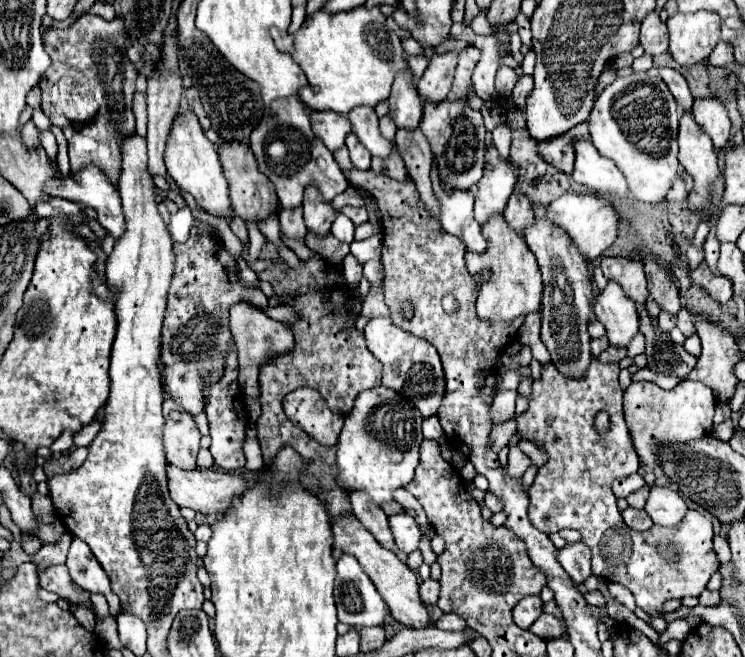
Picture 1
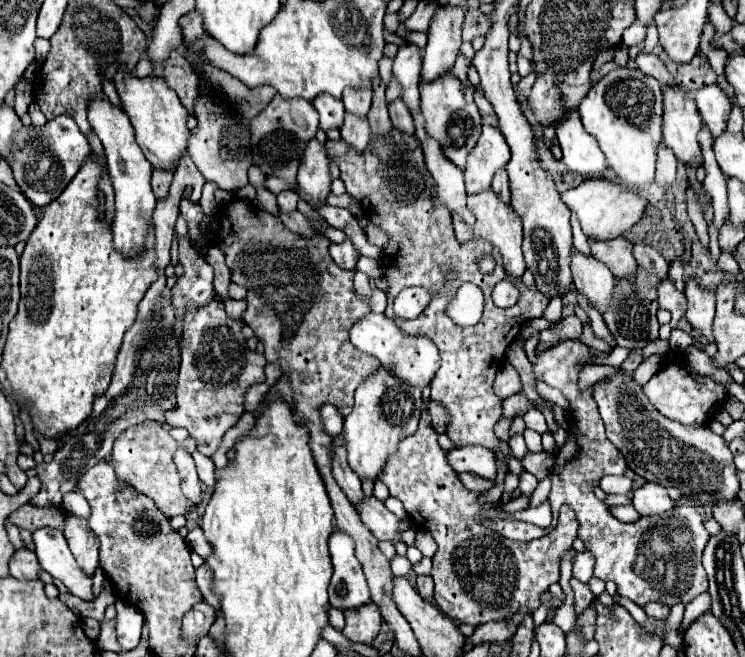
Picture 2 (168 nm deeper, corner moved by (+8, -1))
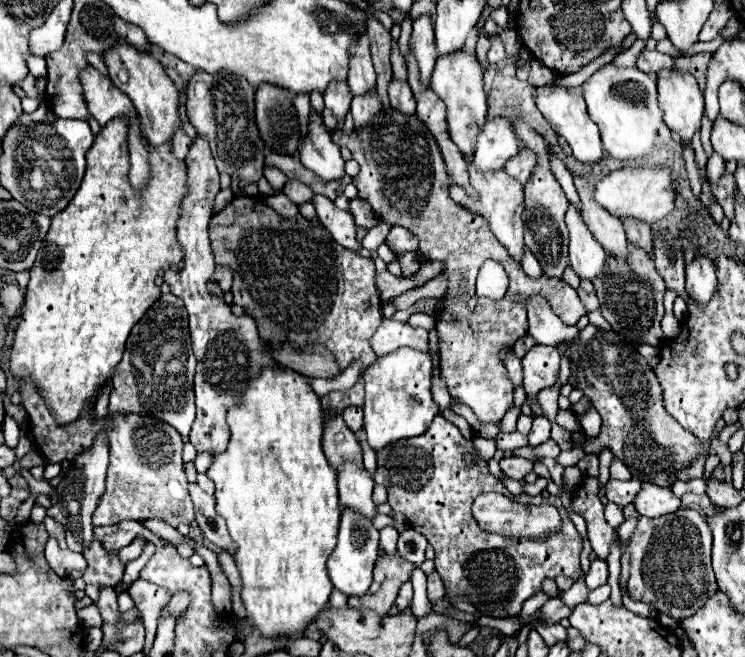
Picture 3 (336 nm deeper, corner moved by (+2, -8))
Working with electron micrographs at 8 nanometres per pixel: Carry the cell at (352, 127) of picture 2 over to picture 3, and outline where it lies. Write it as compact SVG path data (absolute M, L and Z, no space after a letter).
M364 96L364 98L352 98L352 108L350 108L350 114L354 118L354 126L356 128L362 128L366 126L374 114L378 114L378 108L382 108L378 96Z

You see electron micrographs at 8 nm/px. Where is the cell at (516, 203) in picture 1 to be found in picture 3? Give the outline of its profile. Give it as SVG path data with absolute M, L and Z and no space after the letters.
M520 150L518 156L514 156L514 160L506 162L504 170L506 170L508 176L512 176L514 180L518 180L524 186L530 178L530 172L532 172L534 164L536 164L536 156L528 150Z

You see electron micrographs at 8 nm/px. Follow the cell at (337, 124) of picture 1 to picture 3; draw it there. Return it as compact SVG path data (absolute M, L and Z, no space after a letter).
M334 84L334 88L330 88L330 92L324 92L324 102L326 108L332 112L332 116L342 122L350 110L350 90L346 88L346 84Z

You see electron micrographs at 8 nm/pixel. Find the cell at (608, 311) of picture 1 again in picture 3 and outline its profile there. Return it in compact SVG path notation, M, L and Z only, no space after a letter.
M572 204L566 212L566 226L570 232L570 266L580 278L594 282L604 272L606 252L602 252L600 244L590 236L580 212Z

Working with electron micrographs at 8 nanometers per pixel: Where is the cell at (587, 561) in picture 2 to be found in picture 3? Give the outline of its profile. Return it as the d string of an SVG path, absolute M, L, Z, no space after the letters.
M594 560L590 564L590 572L585 575L584 580L590 590L606 584L606 580L608 580L608 566L606 566L606 562L604 560Z

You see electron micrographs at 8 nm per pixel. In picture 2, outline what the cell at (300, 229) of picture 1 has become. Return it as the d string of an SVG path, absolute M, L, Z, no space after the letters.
M282 191L278 195L278 207L280 207L280 211L286 211L286 213L294 211L296 203L298 203L298 193L294 193L294 191Z

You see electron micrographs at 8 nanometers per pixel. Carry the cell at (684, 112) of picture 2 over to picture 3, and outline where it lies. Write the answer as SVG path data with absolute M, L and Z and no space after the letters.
M676 70L662 72L662 76L658 76L658 100L664 110L666 126L676 132L680 140L690 142L700 130L704 116L704 98L696 78Z

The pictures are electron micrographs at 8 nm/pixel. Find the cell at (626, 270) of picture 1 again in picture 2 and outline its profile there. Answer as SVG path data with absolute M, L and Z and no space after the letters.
M616 237L612 241L592 241L592 239L588 239L588 243L590 243L592 255L596 259L600 259L602 263L606 263L616 279L626 279L626 277L632 277L636 273L638 265L636 265L636 259L632 255L632 243L628 239L624 239L624 237Z

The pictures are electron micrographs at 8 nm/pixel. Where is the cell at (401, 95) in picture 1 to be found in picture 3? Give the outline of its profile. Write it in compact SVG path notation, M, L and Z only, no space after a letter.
M428 14L414 20L410 44L412 44L412 52L414 52L418 68L420 68L420 82L424 86L428 86L436 56L438 56L438 52L434 48L434 26L432 26L432 18Z

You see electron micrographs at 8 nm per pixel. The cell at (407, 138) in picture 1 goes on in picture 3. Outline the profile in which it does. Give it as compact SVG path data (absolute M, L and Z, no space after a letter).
M392 80L390 82L390 88L388 88L388 96L390 96L390 106L406 116L414 116L414 110L416 110L416 102L414 102L414 96L410 92L410 86L408 82L398 82L398 80Z

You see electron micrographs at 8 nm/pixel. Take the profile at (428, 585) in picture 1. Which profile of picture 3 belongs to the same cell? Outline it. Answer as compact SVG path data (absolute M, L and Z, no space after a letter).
M432 572L428 576L428 598L432 604L444 598L444 586L442 586L442 578L438 576L438 572Z

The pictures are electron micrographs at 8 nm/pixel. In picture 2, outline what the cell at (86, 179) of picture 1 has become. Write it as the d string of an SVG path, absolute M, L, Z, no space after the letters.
M58 115L56 119L46 121L46 125L42 127L22 127L20 133L12 137L12 141L16 141L16 153L12 153L12 161L8 161L8 165L12 167L16 185L36 207L46 207L52 199L56 199L66 189L66 183L70 181L70 177L76 175L76 171L82 167L90 153L88 139L82 135L76 121L68 115Z

